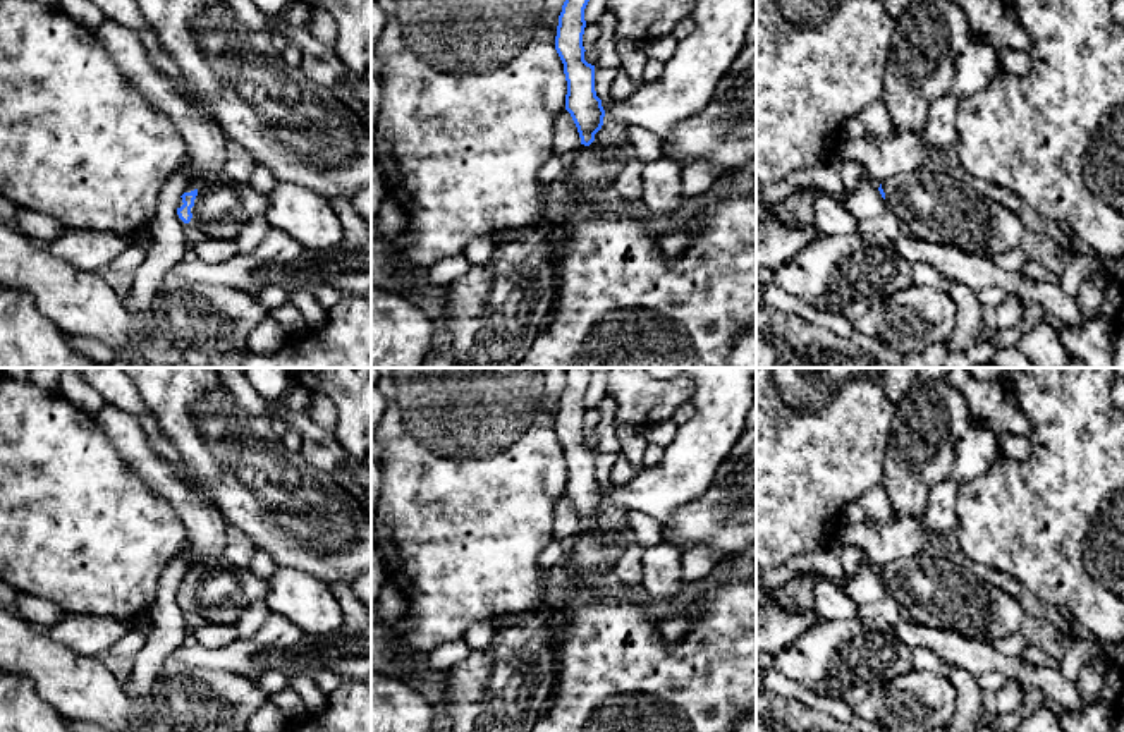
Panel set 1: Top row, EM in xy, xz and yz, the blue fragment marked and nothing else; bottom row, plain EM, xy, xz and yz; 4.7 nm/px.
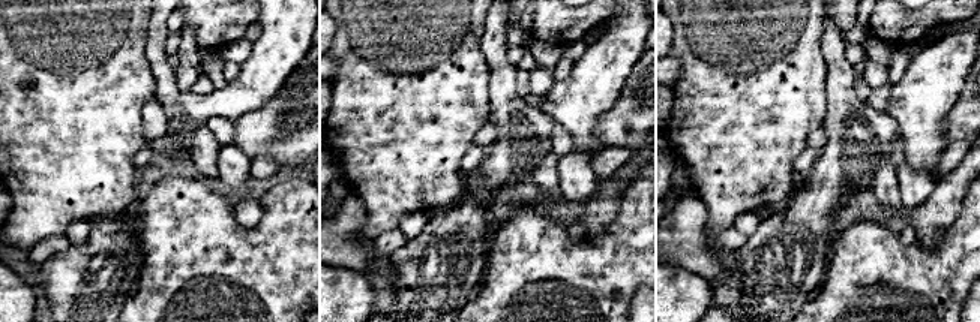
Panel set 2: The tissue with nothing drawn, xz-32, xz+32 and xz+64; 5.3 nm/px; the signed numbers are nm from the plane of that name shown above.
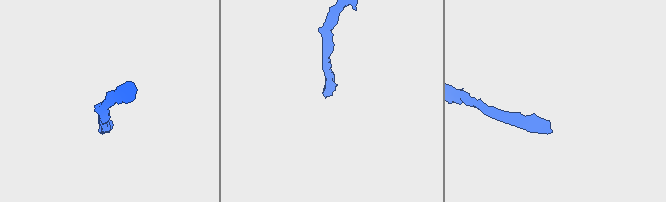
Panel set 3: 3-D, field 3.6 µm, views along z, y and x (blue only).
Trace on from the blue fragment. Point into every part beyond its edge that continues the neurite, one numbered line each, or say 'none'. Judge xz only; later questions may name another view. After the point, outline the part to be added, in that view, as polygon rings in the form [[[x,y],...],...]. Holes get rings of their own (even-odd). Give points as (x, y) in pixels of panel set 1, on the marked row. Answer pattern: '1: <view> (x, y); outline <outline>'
1: xz (495, 311); outline [[[605,113],[595,141],[589,146],[579,144],[567,158],[562,182],[576,191],[571,201],[593,198],[593,189],[598,186],[614,186],[622,167],[619,148],[624,143],[631,144],[629,125]],[[564,204],[552,208],[550,215],[531,229],[498,237],[486,265],[471,266],[466,275],[438,294],[435,316],[443,320],[452,333],[449,354],[455,368],[516,368],[548,325],[559,294],[555,258],[559,232],[555,218]]]

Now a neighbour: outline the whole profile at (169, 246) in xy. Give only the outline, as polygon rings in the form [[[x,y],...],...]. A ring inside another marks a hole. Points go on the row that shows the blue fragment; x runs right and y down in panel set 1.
[[[184,165],[175,170],[163,186],[155,218],[150,225],[153,244],[148,249],[146,259],[134,271],[134,282],[122,299],[125,309],[136,321],[146,321],[151,326],[151,304],[165,275],[184,259],[187,241],[184,225],[177,215],[177,204],[186,192],[194,172]]]

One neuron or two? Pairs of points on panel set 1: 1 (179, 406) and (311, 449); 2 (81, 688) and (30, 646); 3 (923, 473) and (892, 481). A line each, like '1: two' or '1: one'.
1: two
2: one
3: one

